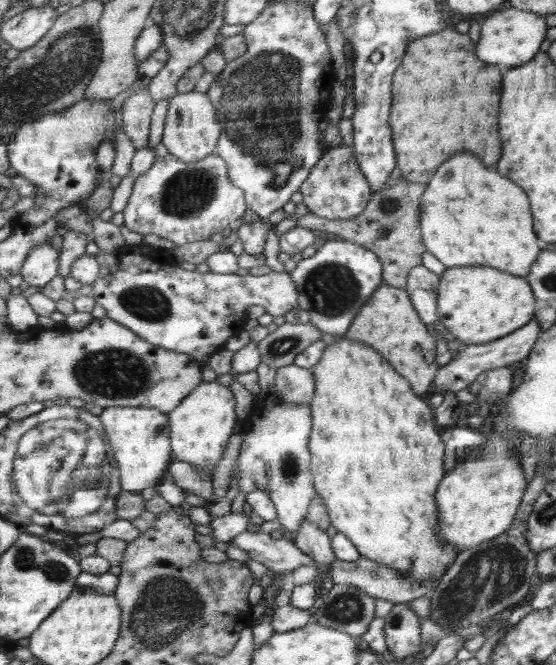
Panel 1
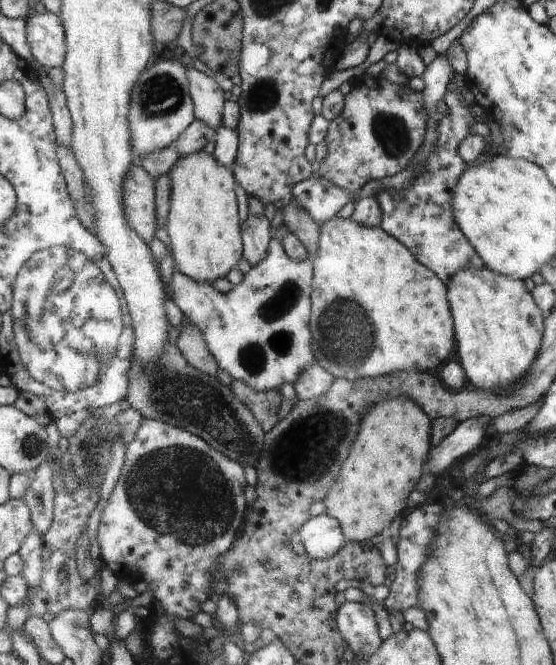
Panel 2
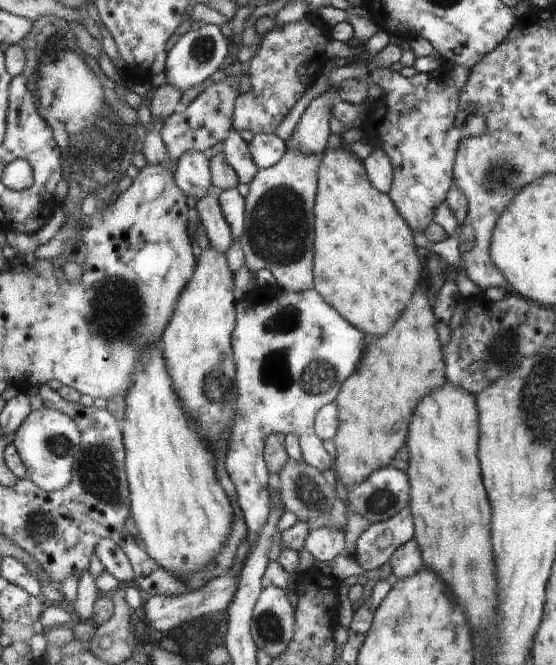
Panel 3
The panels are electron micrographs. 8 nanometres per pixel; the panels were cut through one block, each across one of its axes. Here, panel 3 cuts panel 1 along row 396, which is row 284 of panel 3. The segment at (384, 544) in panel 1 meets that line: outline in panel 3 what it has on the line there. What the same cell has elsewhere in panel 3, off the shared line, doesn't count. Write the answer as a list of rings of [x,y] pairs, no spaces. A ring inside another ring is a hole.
[[[349,147],[324,150],[317,174],[315,194],[315,235],[313,244],[313,288],[330,302],[348,322],[365,335],[383,337],[390,332],[401,314],[409,308],[412,296],[418,290],[422,264],[416,254],[409,223],[400,218],[396,204],[388,193],[380,192],[370,182],[364,161],[350,156]]]

